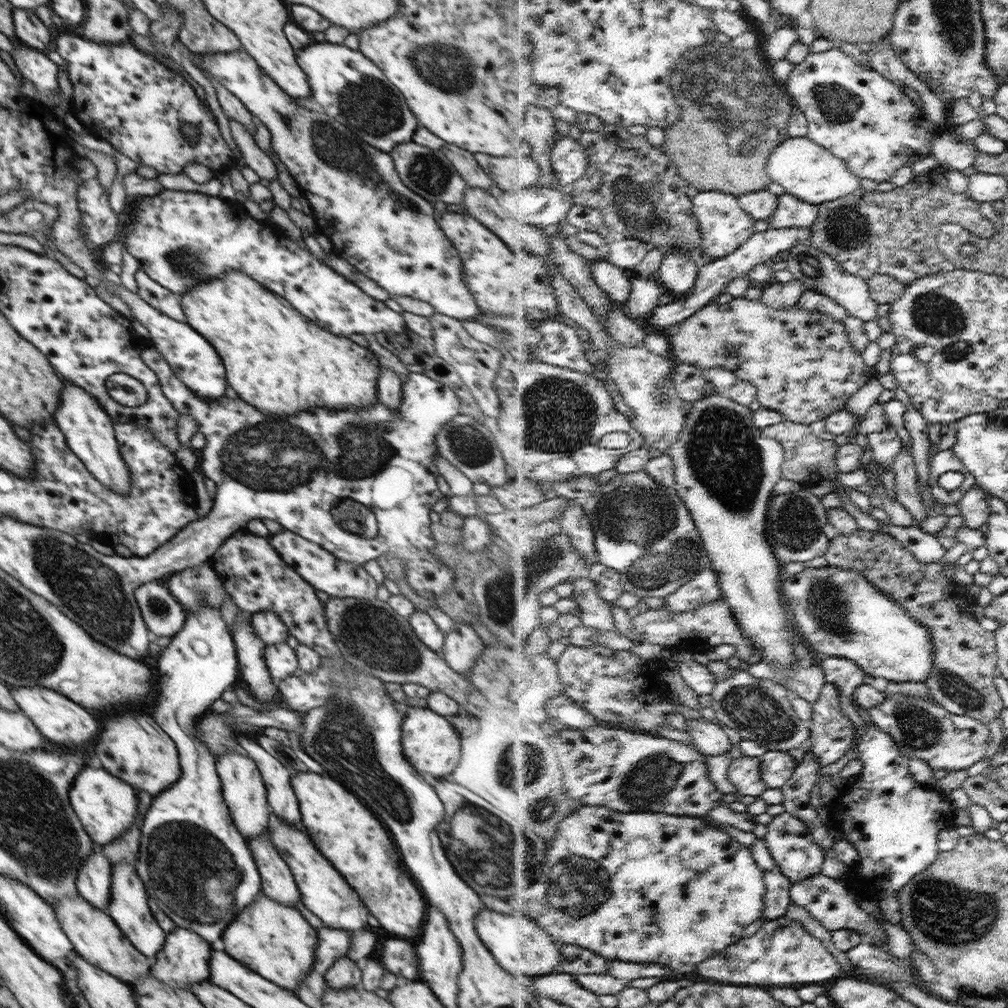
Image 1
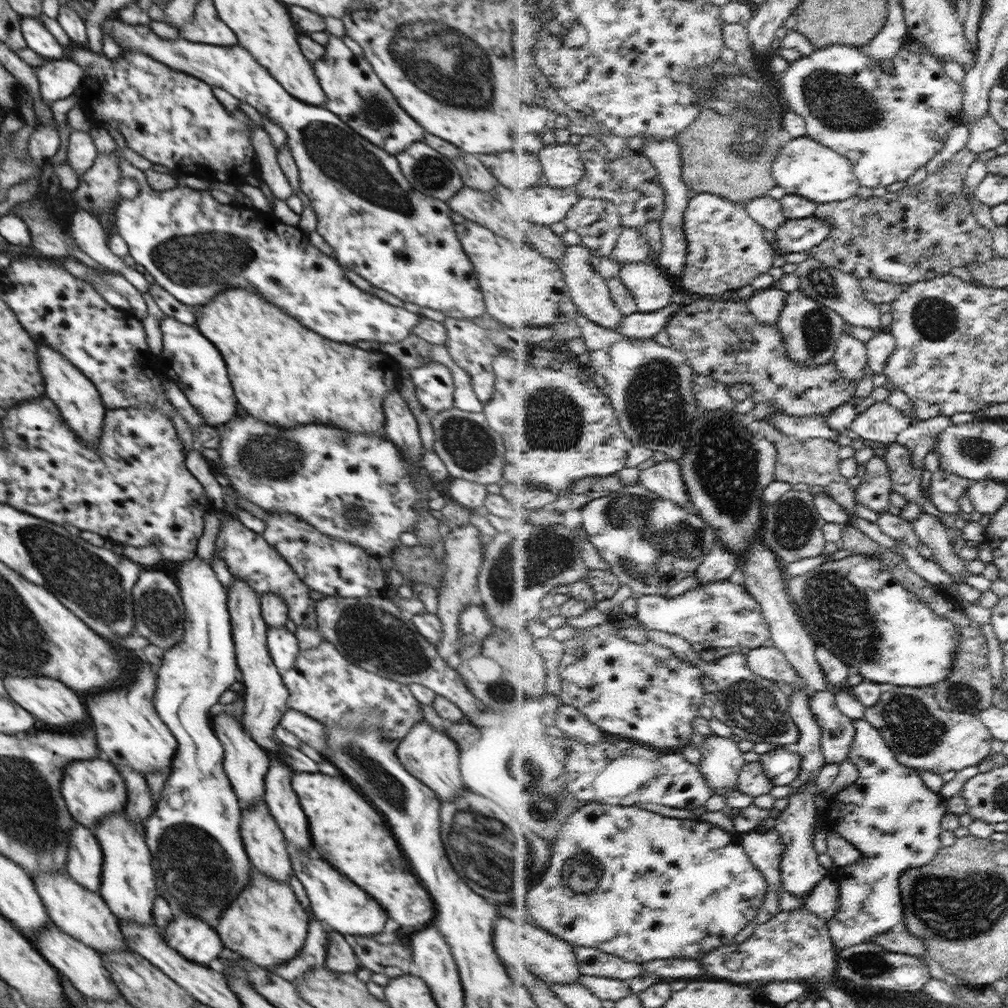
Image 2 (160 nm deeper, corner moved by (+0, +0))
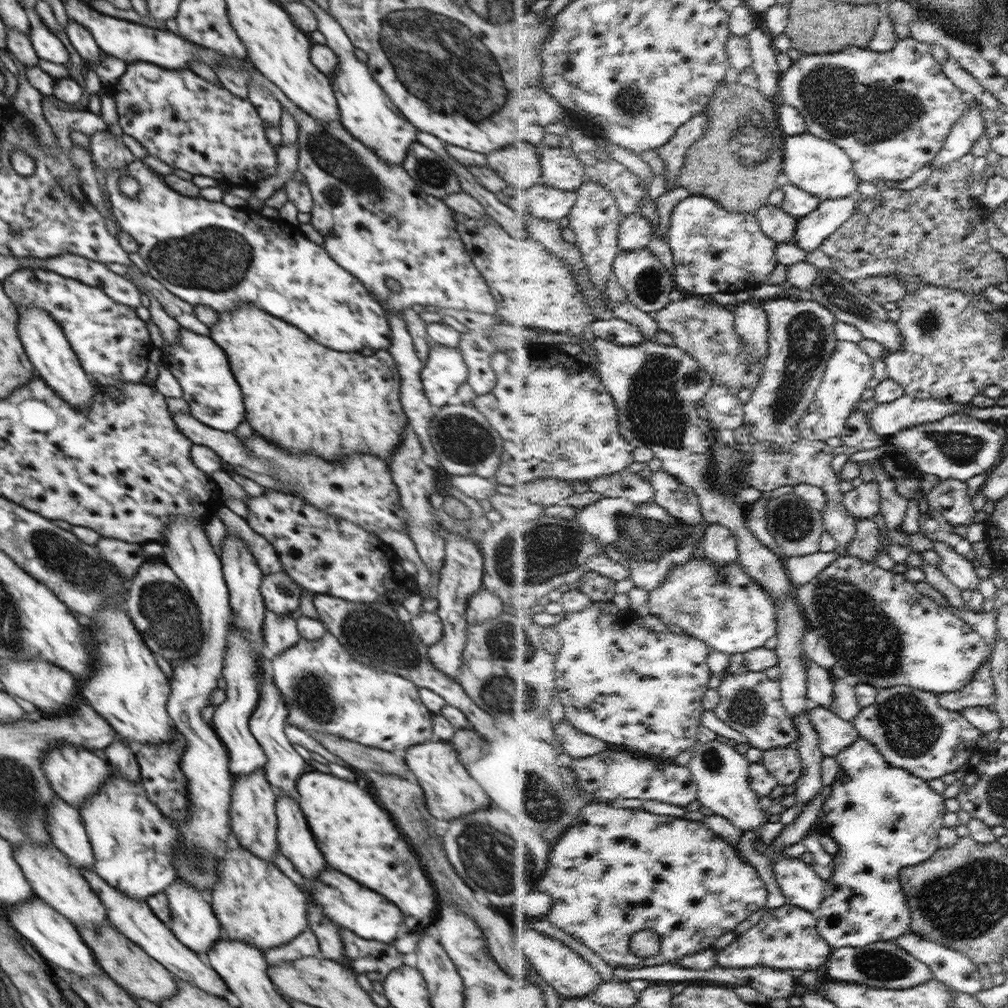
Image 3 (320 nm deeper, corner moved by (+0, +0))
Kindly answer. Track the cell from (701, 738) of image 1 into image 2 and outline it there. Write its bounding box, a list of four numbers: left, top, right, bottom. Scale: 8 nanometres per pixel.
[700,733,748,798]

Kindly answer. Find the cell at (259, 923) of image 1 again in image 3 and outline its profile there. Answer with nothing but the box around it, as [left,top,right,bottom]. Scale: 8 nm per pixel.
[212,844,308,950]

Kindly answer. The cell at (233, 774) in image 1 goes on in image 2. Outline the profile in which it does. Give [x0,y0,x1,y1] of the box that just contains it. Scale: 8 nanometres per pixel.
[212,713,273,809]

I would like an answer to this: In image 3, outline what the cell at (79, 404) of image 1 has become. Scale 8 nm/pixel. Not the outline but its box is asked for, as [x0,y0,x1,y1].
[18,305,95,409]

